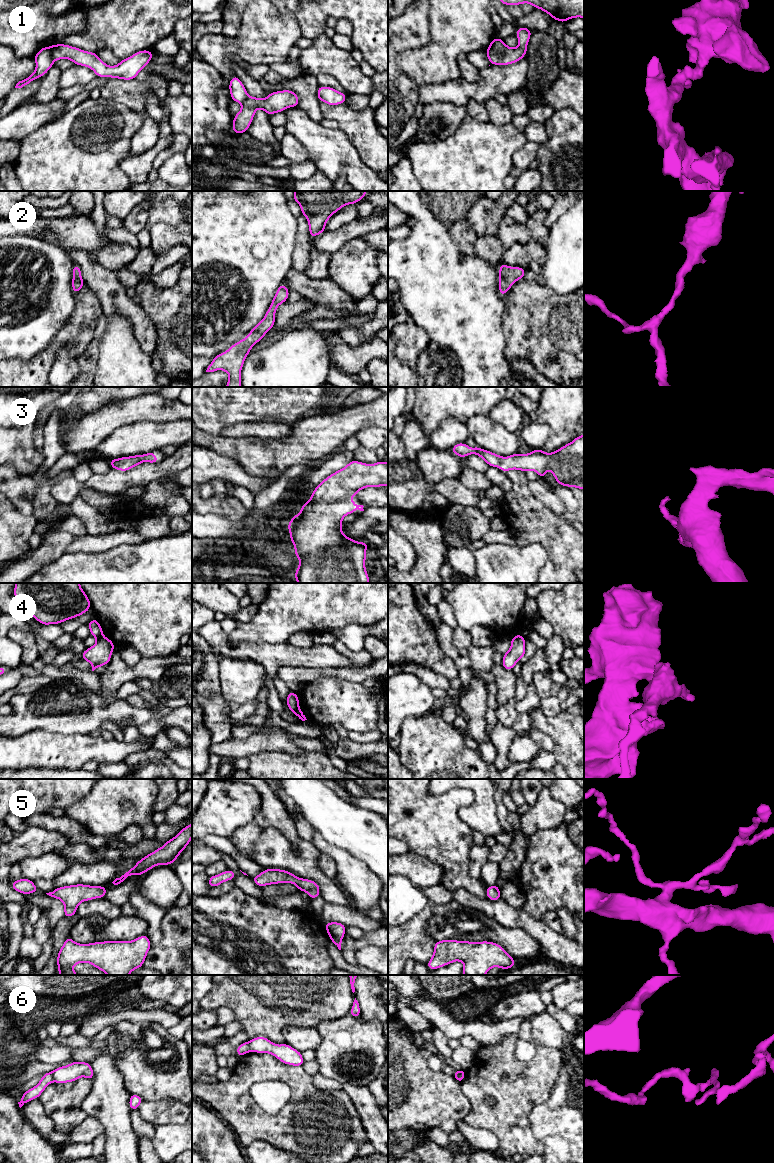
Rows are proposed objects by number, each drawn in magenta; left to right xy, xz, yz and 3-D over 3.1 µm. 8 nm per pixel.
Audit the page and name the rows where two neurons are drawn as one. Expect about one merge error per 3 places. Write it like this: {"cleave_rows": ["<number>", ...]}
{"cleave_rows": ["1", "4", "6"]}

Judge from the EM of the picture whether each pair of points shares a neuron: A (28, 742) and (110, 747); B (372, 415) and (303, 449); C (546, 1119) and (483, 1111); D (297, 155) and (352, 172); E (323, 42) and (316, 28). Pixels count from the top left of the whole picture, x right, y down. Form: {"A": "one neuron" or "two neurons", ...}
{"A": "one neuron", "B": "one neuron", "C": "two neurons", "D": "two neurons", "E": "two neurons"}

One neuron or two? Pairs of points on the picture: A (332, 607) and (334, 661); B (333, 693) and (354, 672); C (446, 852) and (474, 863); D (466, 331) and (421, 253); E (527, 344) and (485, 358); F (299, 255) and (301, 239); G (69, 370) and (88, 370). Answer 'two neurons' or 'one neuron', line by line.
A: two neurons
B: two neurons
C: two neurons
D: one neuron
E: two neurons
F: one neuron
G: two neurons

